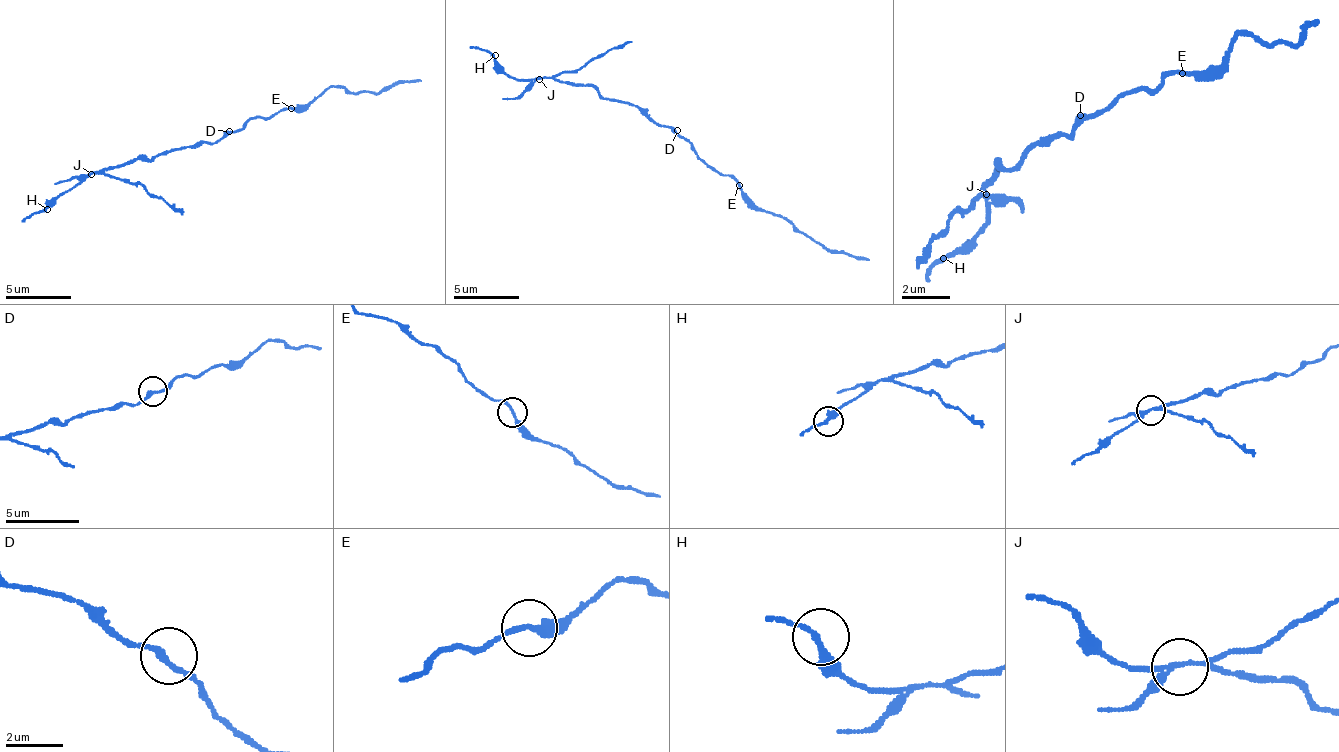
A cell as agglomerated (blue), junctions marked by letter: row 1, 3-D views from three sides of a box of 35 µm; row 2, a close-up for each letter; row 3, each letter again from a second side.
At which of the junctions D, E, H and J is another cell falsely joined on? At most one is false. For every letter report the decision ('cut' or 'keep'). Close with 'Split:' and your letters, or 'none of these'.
D: keep
E: keep
H: keep
J: cut
Split: J

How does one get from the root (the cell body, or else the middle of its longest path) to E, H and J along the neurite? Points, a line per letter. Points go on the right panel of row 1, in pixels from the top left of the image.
E: (1086, 121), (1092, 115), (1110, 109), (1128, 91), (1152, 91), (1170, 73), (1182, 73)
H: (1086, 121), (1068, 139), (1062, 133), (1032, 145), (1009, 168), (997, 168), (985, 186), (985, 222), (943, 258)
J: (1086, 121), (1068, 139), (1062, 133), (1044, 145), (1032, 145), (1009, 168), (997, 168), (991, 174), (985, 192)

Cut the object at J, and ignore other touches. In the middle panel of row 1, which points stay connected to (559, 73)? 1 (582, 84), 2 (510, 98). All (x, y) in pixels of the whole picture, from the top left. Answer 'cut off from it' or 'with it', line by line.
1: cut off from it
2: with it

